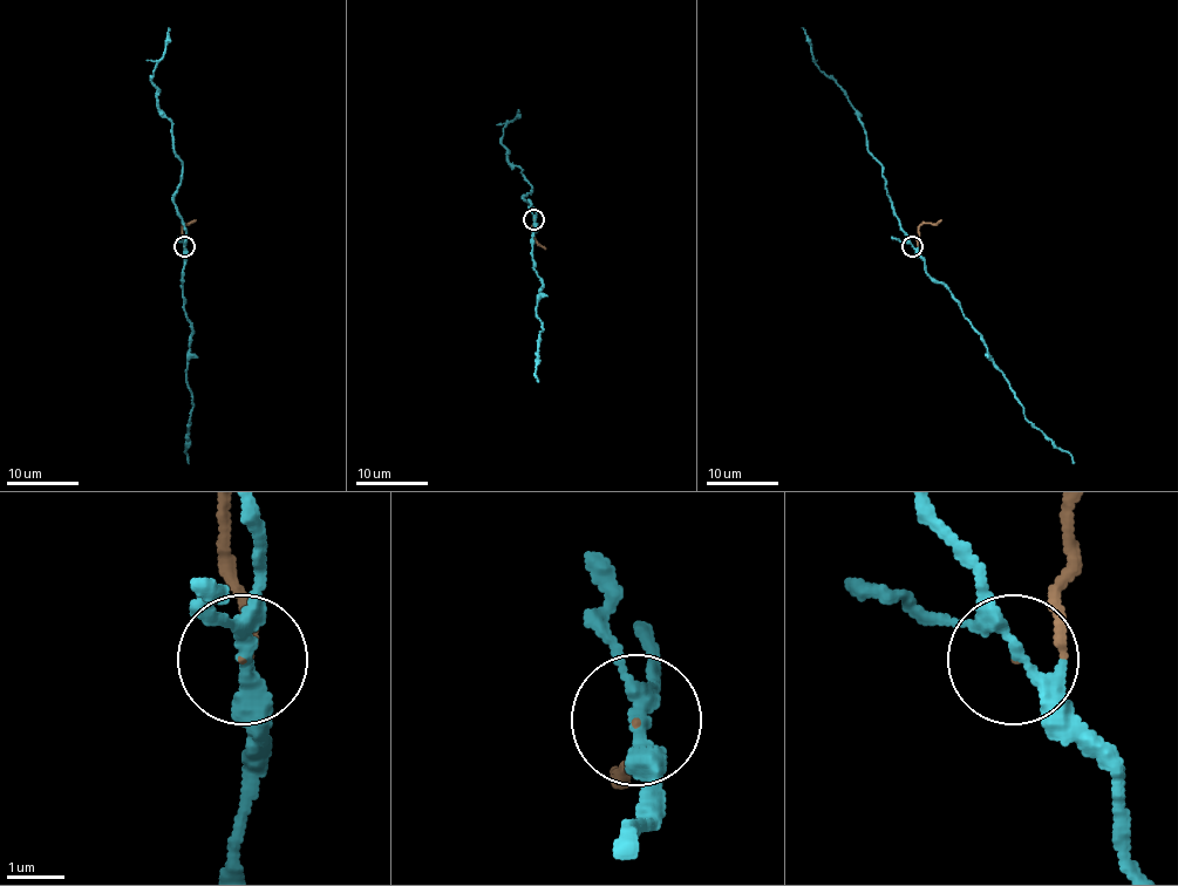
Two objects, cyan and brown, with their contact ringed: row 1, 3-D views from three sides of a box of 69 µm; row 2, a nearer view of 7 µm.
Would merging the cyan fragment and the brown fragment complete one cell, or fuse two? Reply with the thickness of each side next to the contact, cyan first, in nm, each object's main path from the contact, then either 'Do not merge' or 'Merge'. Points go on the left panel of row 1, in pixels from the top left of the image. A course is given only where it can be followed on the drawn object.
Thickness 240 nm (cyan) against 70 nm. Course of cyan: (184, 246), (183, 304), (191, 328), (186, 383), (191, 393), (188, 464). Course of brown: (184, 246), (183, 225), (195, 219). Merge

